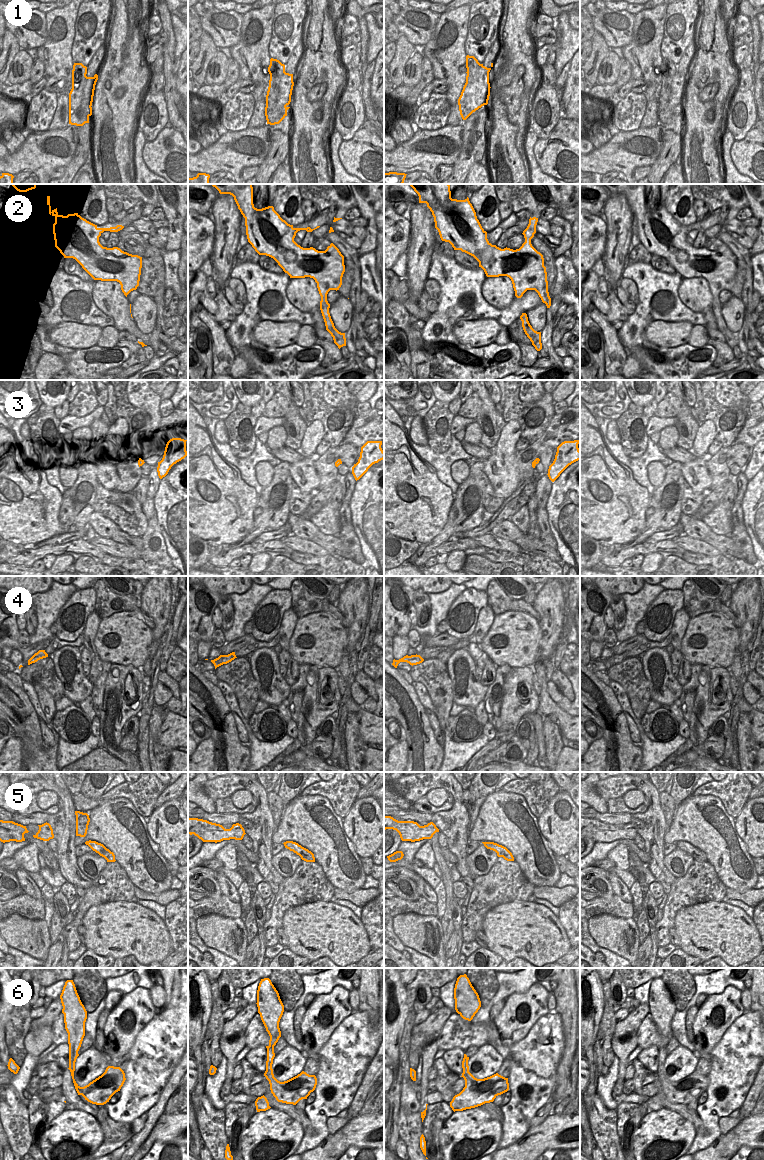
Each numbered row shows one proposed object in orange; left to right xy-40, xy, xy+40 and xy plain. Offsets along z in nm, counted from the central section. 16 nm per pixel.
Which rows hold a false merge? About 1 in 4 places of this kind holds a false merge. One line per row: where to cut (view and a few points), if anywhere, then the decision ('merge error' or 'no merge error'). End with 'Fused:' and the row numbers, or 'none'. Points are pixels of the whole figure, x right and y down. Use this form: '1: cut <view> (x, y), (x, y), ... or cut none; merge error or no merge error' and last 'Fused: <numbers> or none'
1: cut xy (284, 71), (279, 83), (277, 97), (277, 105), (279, 107); merge error
2: cut none; no merge error
3: cut none; no merge error
4: cut none; no merge error
5: cut none; no merge error
6: cut none; no merge error
Fused: 1

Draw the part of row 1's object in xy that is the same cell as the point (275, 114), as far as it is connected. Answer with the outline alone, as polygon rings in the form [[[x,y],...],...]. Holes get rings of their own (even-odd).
[[[270,59],[268,67],[270,74],[269,87],[267,91],[267,113],[265,114],[267,124],[279,124],[286,116],[290,107],[279,107],[277,105],[277,97],[279,93],[279,83],[285,72],[285,65],[277,59]]]

